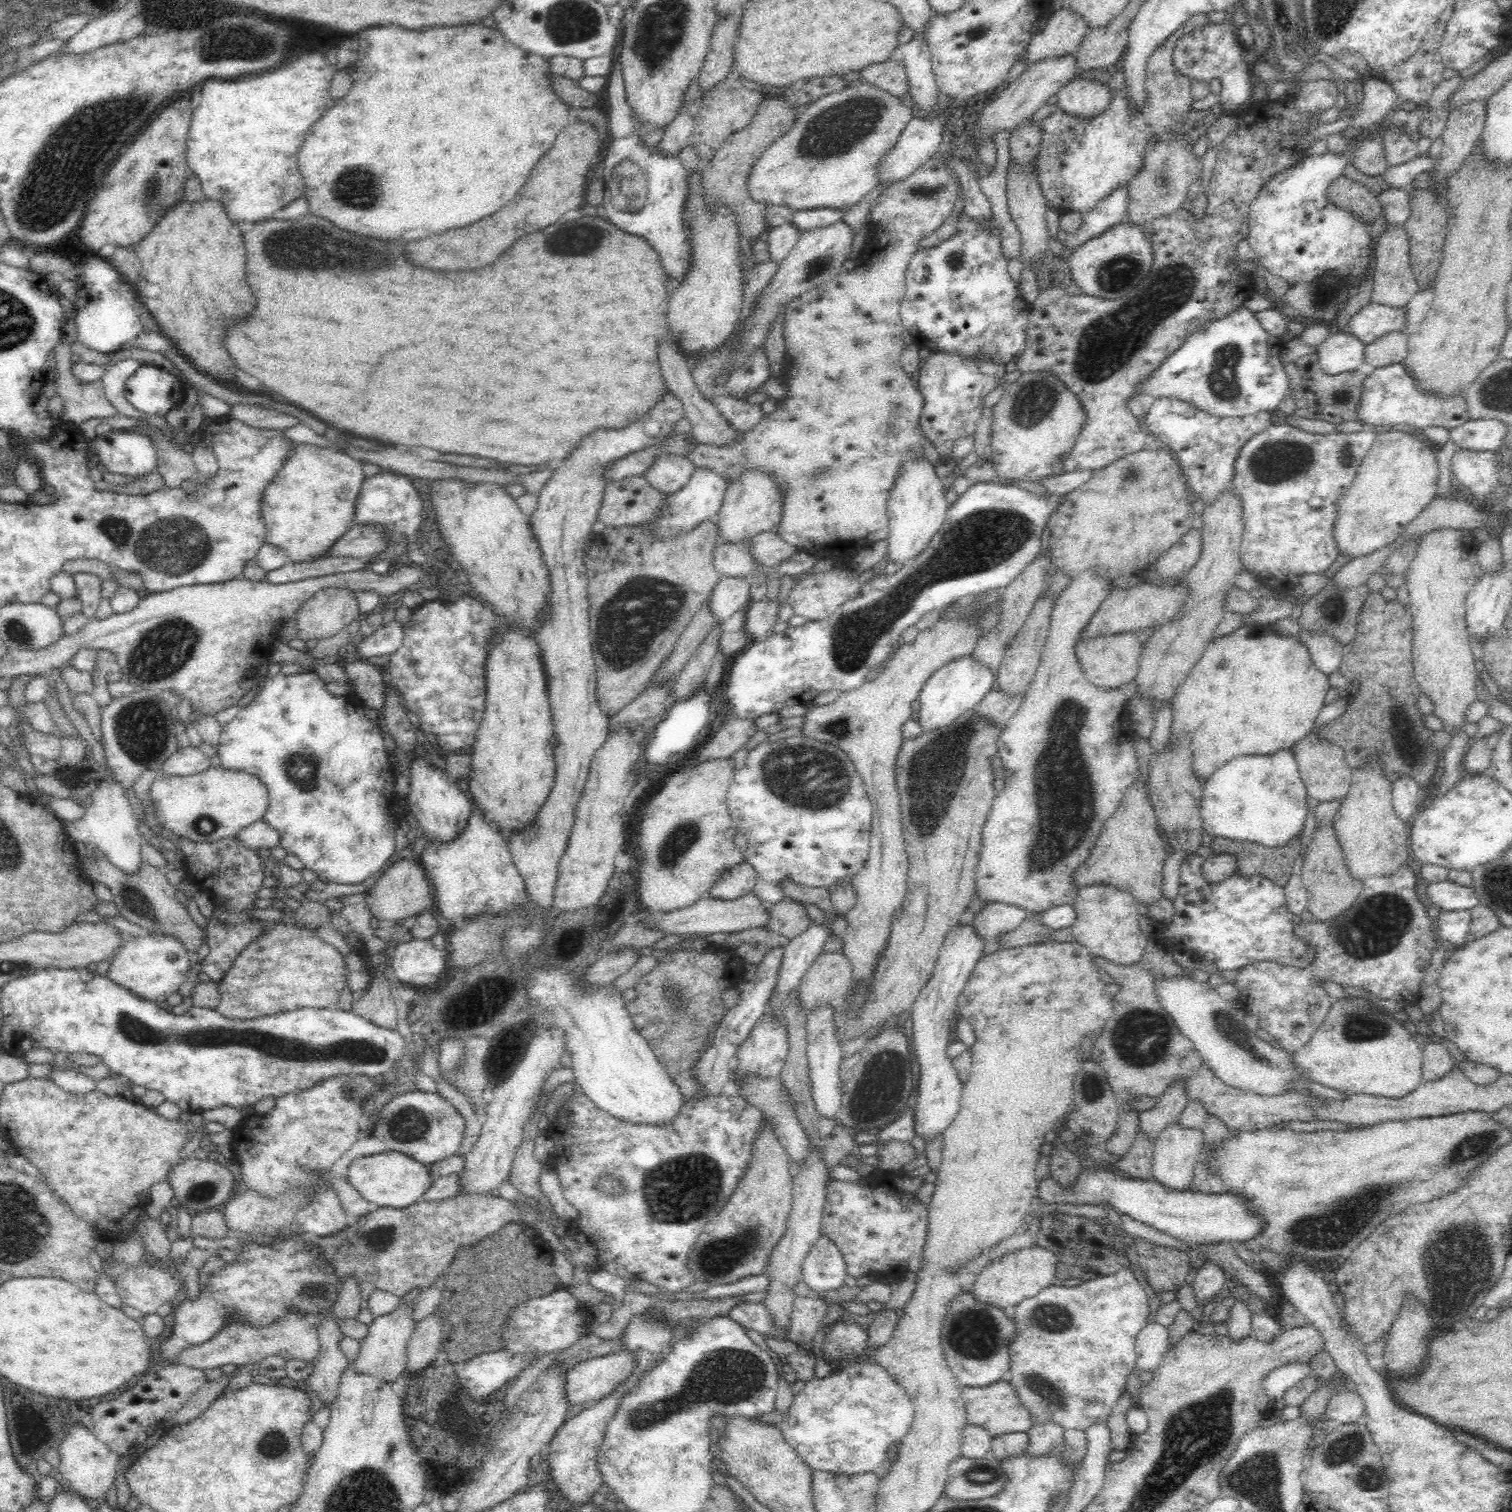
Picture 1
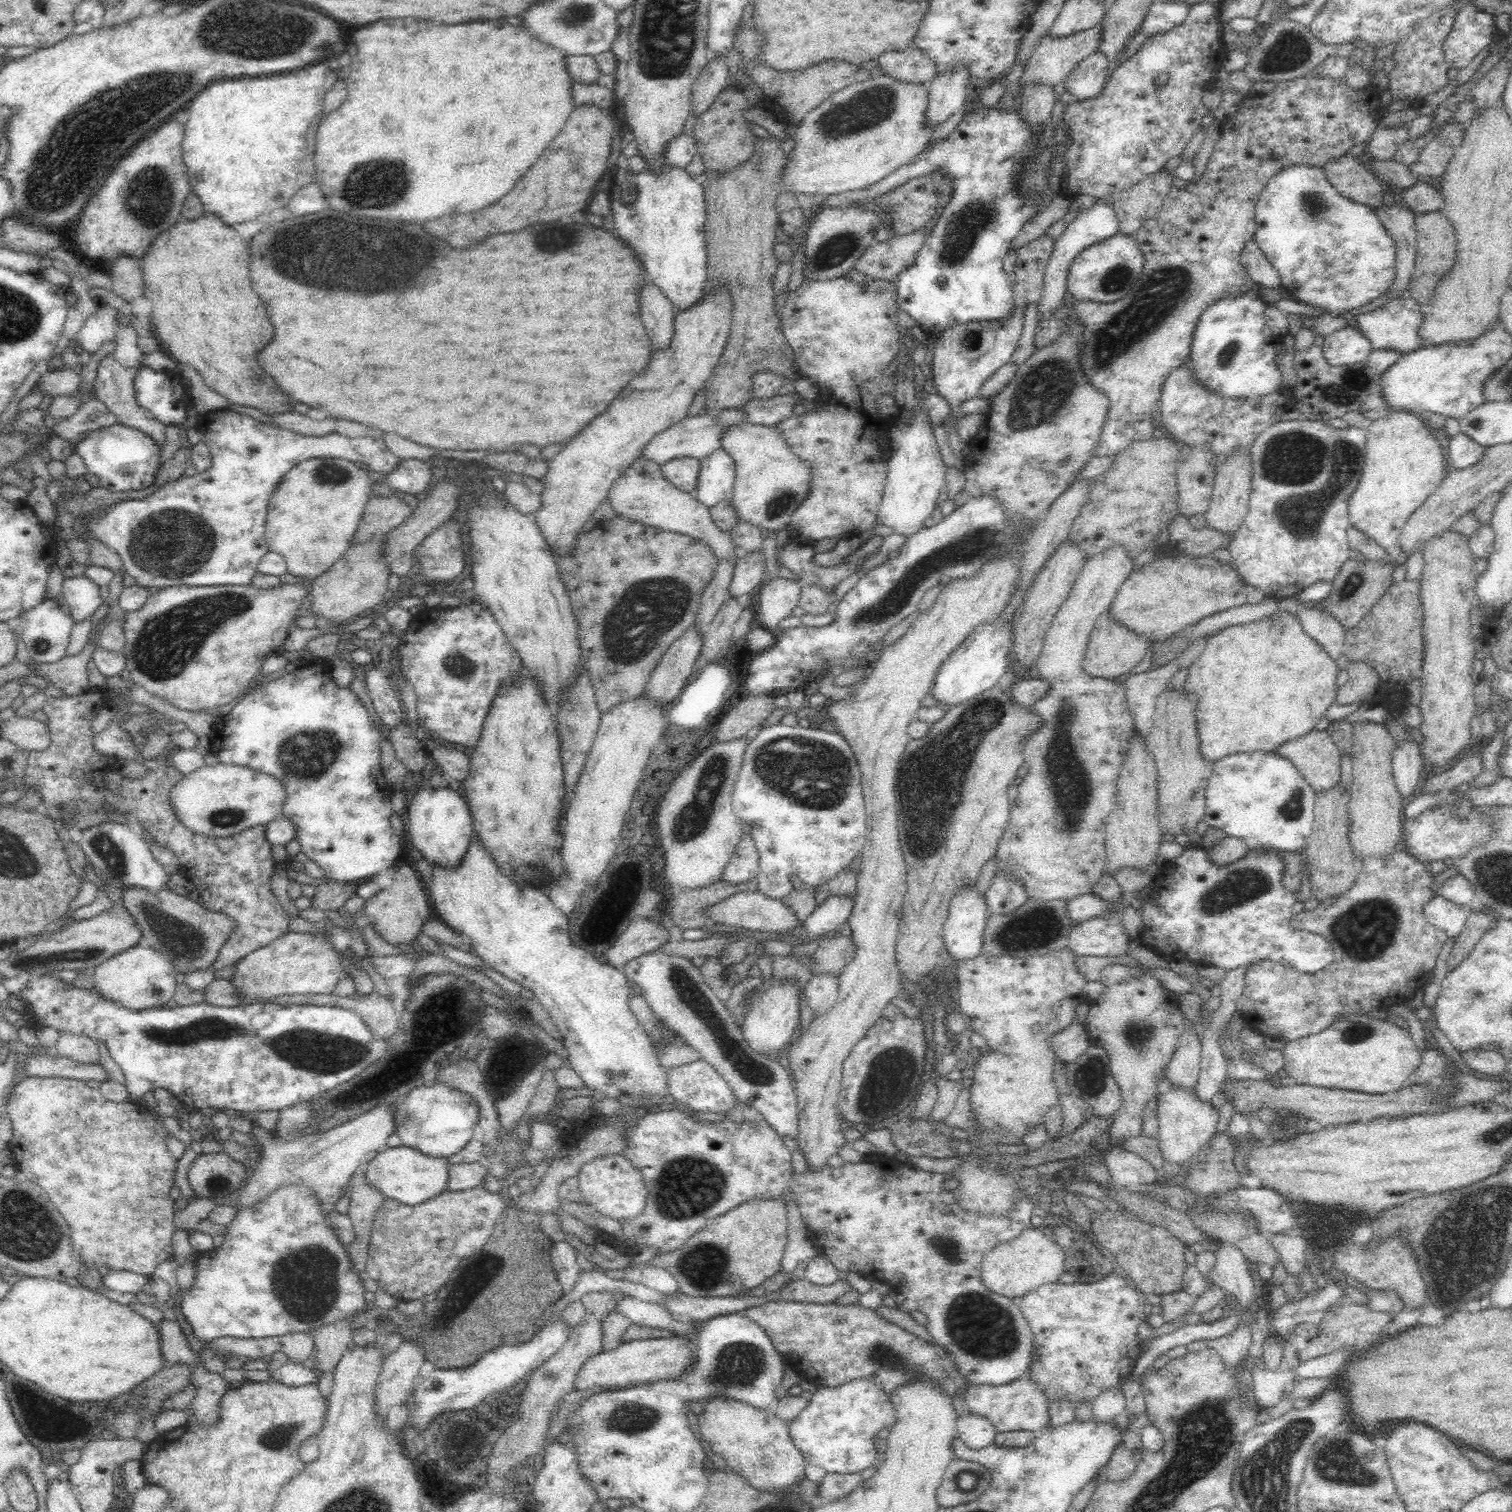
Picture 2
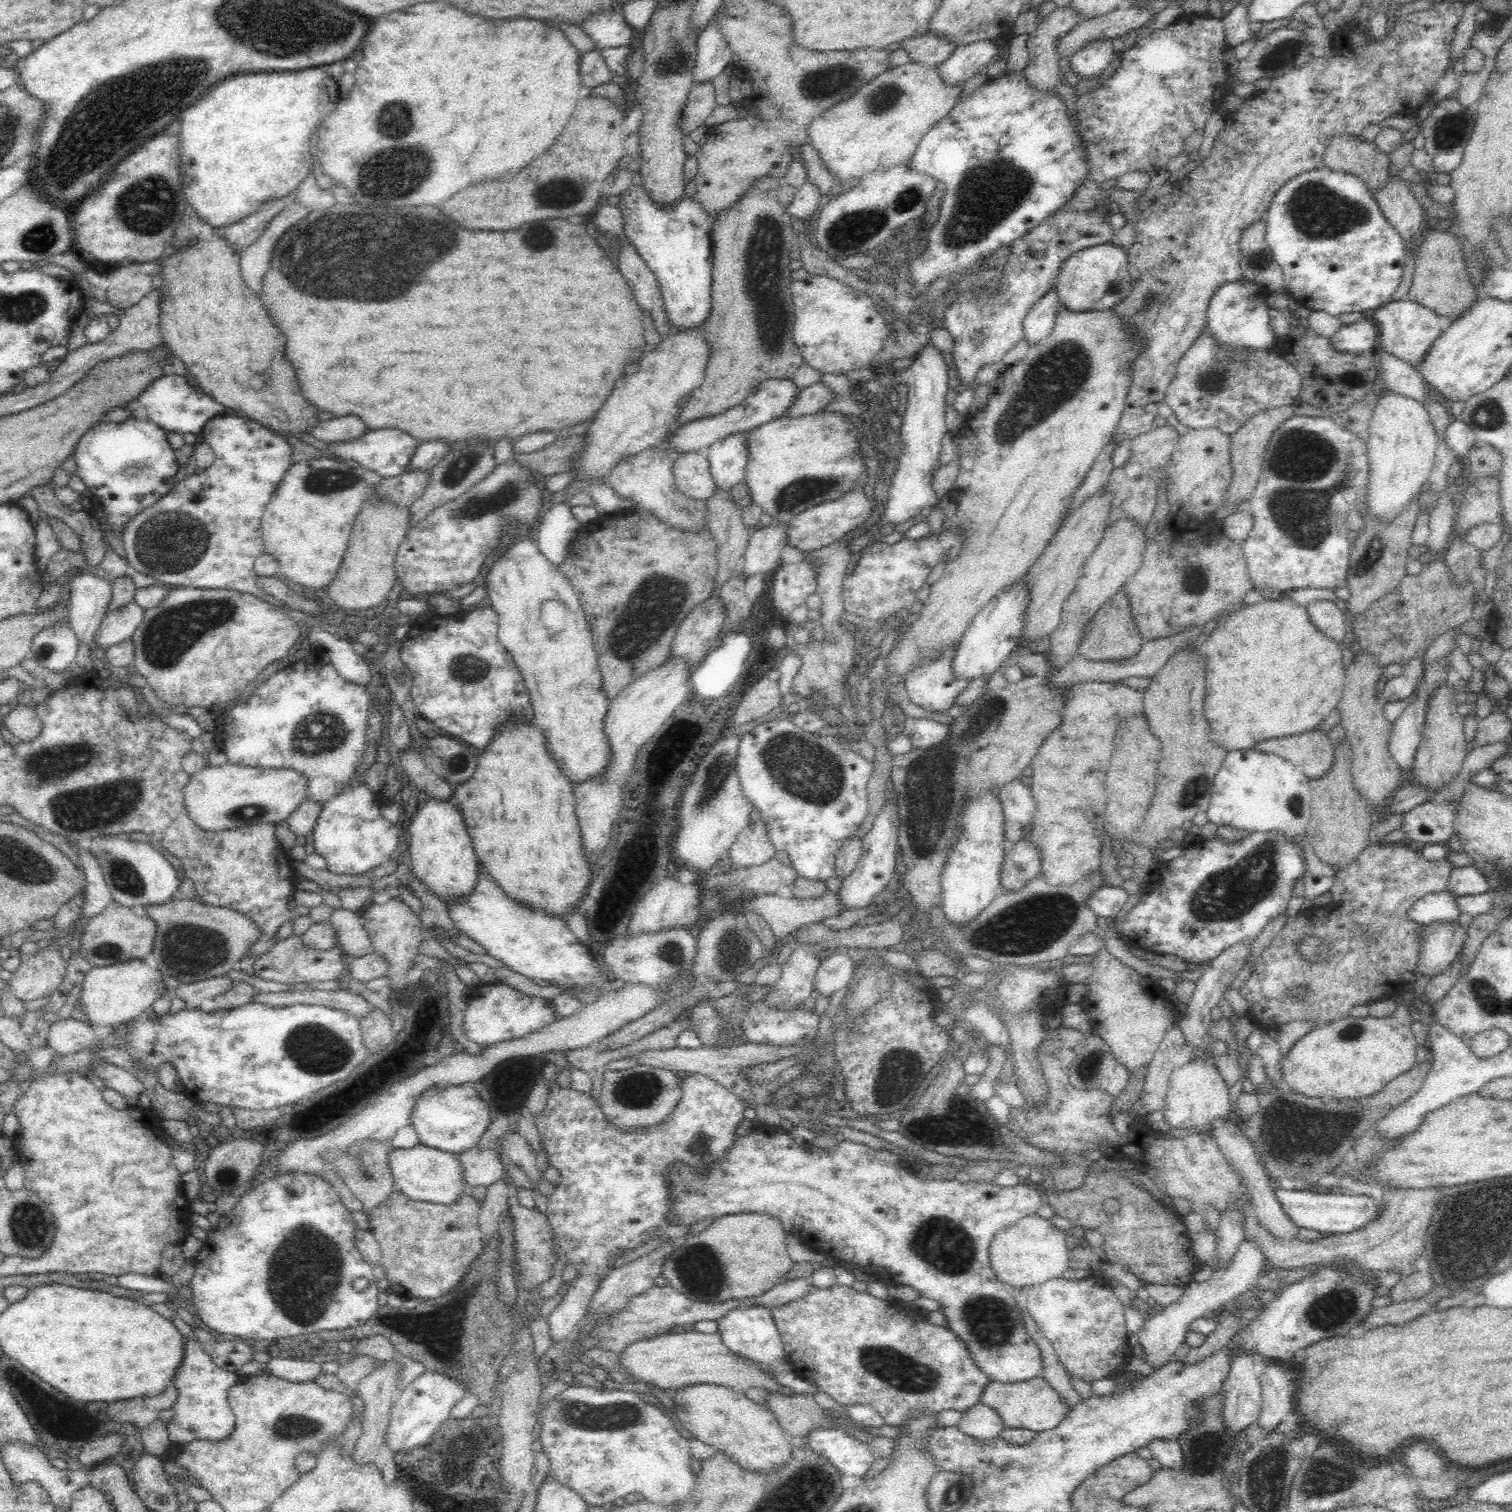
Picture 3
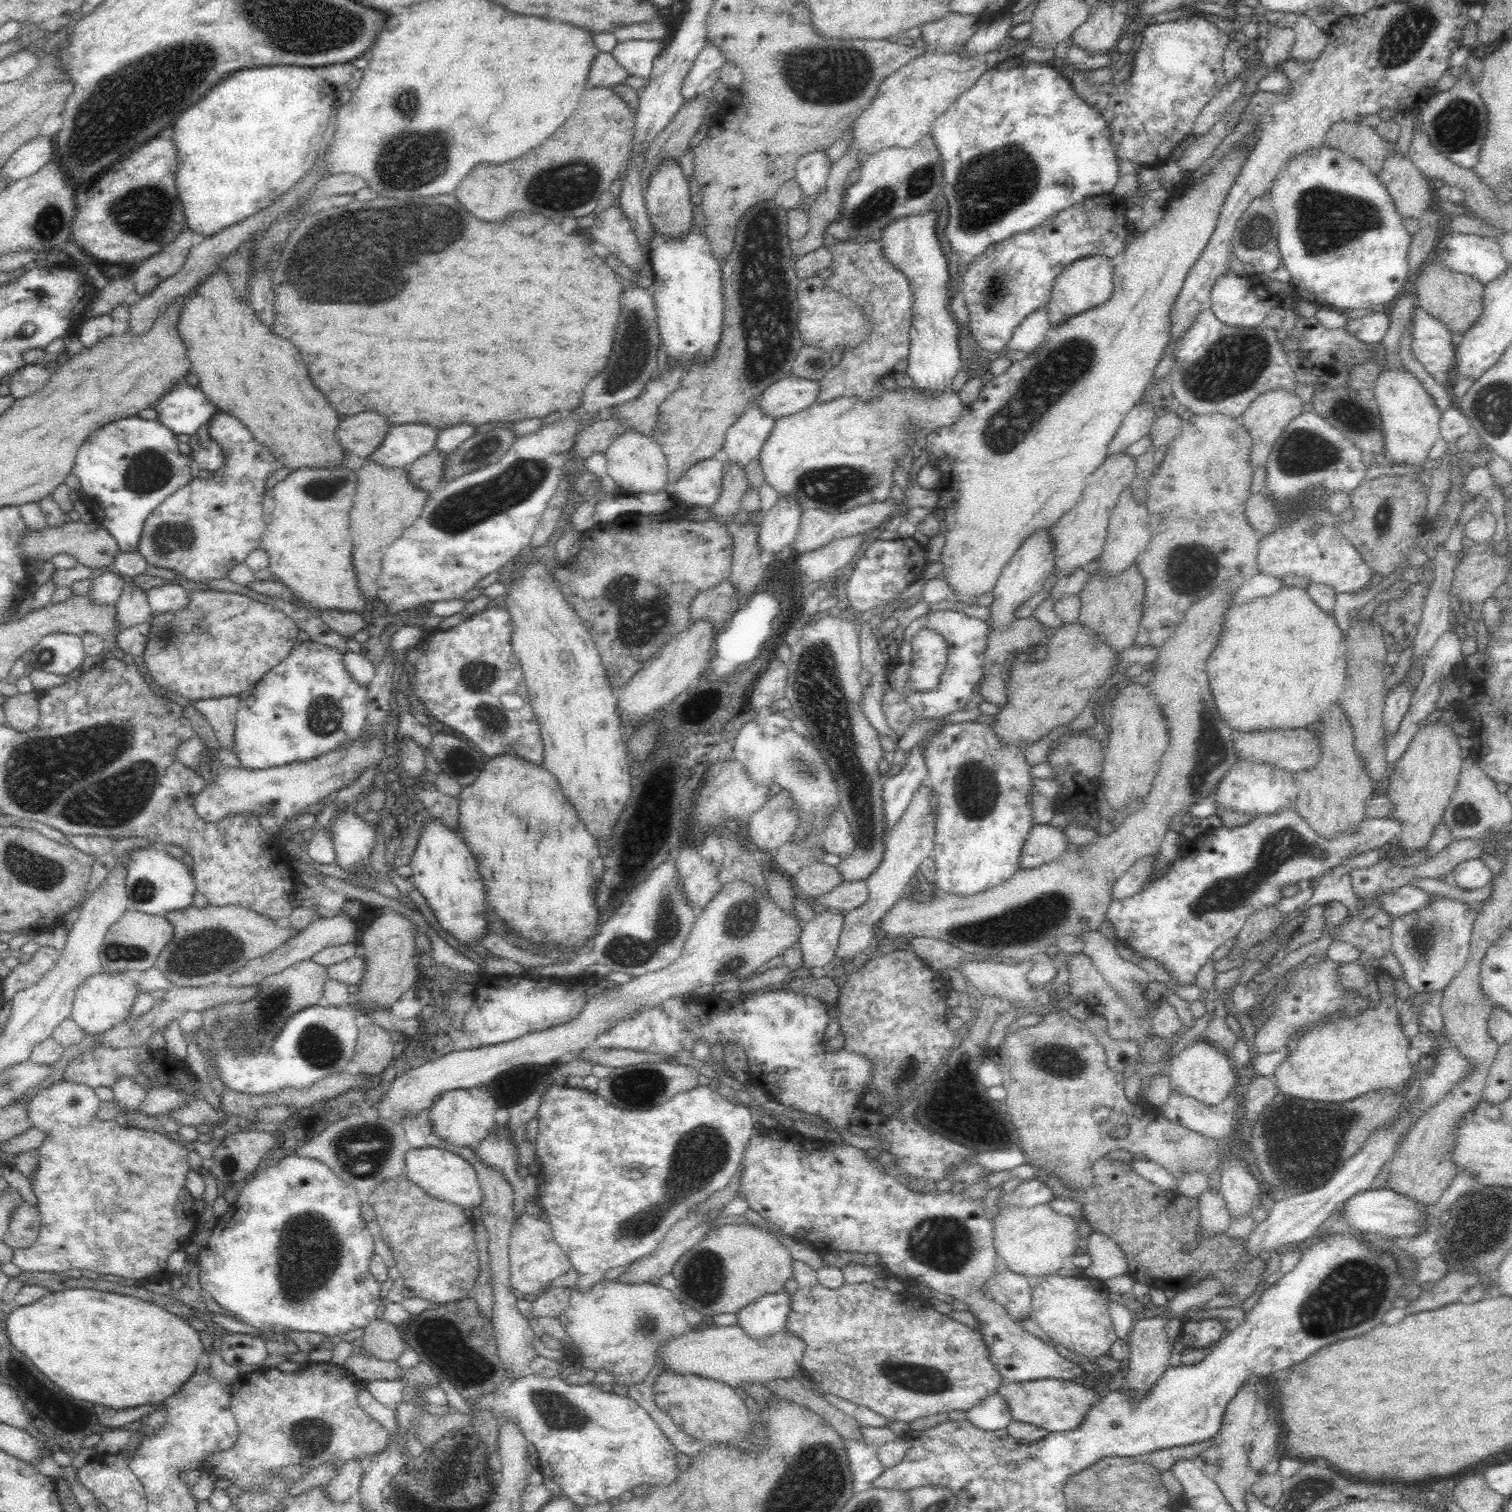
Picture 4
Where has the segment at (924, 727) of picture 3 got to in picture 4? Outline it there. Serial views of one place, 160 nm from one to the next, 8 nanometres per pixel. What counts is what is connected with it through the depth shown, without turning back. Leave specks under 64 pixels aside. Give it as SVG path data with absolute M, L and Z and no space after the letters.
M963 721L955 724L948 723L943 726L943 729L936 731L934 736L928 738L926 746L924 746L924 761L928 768L927 782L934 792L934 803L936 805L937 819L935 820L935 845L933 857L935 860L935 885L939 893L957 894L960 898L978 894L978 892L988 891L993 887L999 886L1007 882L1012 876L1020 870L1019 862L1021 859L1022 847L1024 841L1034 826L1032 823L1032 803L1030 803L1030 796L1034 791L1034 775L1032 774L1032 767L1026 762L1024 747L1010 747L1004 745L1002 740L994 735L993 730L989 724L974 723L973 721Z

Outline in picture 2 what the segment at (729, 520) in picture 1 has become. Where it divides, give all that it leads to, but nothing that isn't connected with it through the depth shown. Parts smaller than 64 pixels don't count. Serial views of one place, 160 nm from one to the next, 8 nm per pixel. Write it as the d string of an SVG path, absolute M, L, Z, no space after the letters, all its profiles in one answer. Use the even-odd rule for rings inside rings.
M644 284L640 290L640 312L654 348L668 348L675 334L674 322L680 309L674 307L658 286ZM738 423L721 434L719 446L735 462L736 474L731 503L736 518L751 522L761 530L782 530L791 514L808 496L812 486L811 468L787 446L779 428L752 423Z

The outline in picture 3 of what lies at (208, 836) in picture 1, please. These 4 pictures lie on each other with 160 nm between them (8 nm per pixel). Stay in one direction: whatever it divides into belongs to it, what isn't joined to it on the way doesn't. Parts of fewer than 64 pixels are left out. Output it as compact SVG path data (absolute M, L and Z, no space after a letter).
M234 765L204 767L192 775L183 790L188 817L202 830L222 831L228 828L286 821L307 798L308 777L294 769L262 769Z

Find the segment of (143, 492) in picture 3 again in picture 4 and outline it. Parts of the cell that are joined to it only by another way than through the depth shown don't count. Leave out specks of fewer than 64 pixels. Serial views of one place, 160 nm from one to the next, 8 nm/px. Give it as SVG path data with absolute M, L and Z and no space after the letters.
M136 415L121 417L95 430L76 453L71 473L81 482L81 490L90 496L93 520L100 523L118 543L121 552L137 552L142 527L148 515L173 492L188 484L191 458L180 453L176 434L157 420L141 419Z

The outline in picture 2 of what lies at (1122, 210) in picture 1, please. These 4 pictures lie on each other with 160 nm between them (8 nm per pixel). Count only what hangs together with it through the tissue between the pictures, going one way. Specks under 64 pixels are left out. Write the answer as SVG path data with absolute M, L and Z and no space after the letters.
M1098 201L1089 209L1076 212L1070 217L1068 226L1061 237L1056 240L1053 246L1052 256L1050 256L1048 266L1043 278L1042 299L1038 302L1039 322L1048 320L1053 310L1063 305L1064 294L1067 291L1068 270L1071 263L1088 246L1096 244L1101 240L1110 238L1119 232L1119 220L1113 205Z

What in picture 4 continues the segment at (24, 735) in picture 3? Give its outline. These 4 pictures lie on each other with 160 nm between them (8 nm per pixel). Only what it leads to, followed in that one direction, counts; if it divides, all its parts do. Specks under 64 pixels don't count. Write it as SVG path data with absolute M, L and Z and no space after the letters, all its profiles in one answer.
M33 690L7 697L2 704L5 723L14 730L32 730L39 721L39 695Z

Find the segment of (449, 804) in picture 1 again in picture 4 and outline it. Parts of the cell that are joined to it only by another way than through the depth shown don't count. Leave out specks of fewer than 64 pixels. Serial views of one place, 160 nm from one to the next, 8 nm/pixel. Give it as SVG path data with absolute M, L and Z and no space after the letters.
M432 820L422 829L409 866L412 869L411 880L426 899L434 917L442 929L453 938L456 945L478 944L488 932L487 900L484 884L478 865L459 830Z

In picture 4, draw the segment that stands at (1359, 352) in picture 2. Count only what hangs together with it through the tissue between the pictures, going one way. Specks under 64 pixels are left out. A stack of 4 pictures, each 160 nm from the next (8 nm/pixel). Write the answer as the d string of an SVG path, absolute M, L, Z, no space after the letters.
M1376 309L1374 314L1349 320L1346 331L1358 341L1366 344L1380 343L1390 328L1390 316L1386 309Z

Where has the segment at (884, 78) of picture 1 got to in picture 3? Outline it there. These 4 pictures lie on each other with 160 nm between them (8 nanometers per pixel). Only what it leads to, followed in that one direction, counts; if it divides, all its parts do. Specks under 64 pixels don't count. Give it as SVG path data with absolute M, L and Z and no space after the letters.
M931 32L922 36L907 37L896 46L905 50L913 62L934 67L941 65L957 48L949 38Z

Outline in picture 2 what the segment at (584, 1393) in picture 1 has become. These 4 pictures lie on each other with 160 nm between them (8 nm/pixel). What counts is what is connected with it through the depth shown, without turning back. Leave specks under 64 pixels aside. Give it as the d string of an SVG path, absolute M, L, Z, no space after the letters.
M673 1335L672 1337L647 1338L645 1340L632 1340L620 1343L615 1350L600 1352L592 1356L577 1372L574 1380L574 1389L586 1390L586 1388L620 1389L643 1383L658 1382L660 1379L678 1378L684 1371L694 1367L692 1350L696 1348L695 1342L689 1340L689 1336Z

